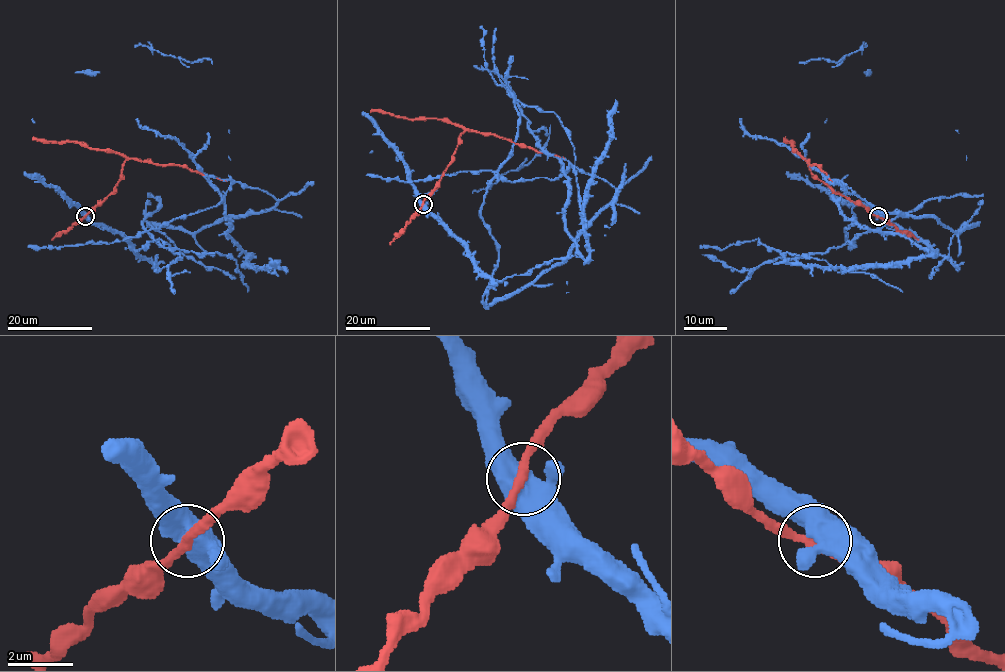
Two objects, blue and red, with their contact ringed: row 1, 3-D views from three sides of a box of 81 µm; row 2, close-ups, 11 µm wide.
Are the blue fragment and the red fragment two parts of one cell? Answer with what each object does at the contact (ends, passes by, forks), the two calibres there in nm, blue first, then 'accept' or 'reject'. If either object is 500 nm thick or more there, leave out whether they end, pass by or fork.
blue forks | red passes by | 480/280 nm | accept

